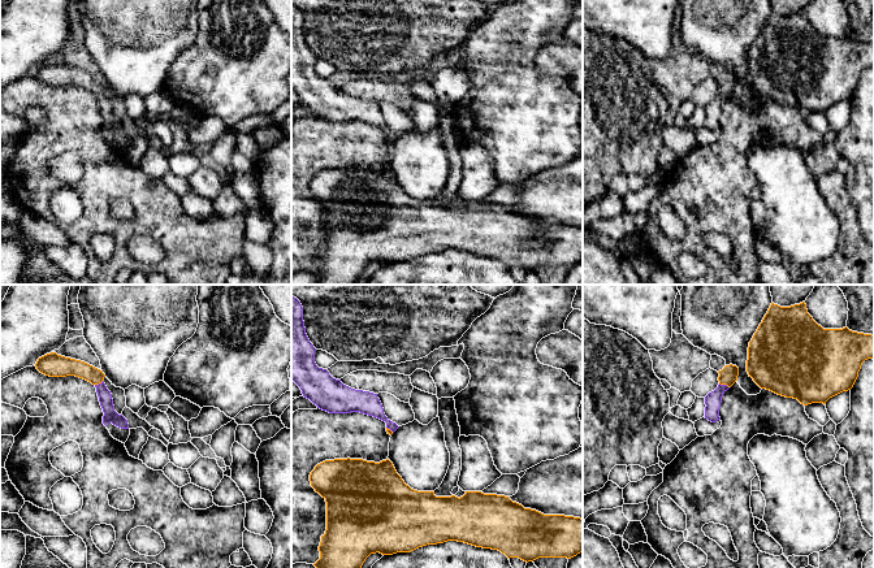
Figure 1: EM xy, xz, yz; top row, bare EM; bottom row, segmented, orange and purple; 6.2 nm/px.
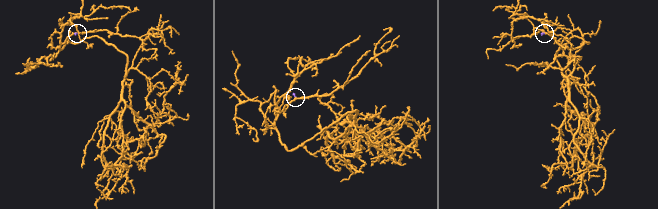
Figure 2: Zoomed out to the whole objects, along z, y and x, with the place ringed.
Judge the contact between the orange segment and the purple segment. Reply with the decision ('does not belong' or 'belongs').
belongs

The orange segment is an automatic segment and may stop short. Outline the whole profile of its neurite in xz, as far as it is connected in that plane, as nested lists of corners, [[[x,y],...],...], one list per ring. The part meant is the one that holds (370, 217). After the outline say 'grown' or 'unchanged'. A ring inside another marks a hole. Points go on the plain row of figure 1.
[[[363,168],[325,169],[310,183],[311,195],[326,211],[326,239],[319,255],[320,268],[313,273],[317,285],[355,285],[371,263],[393,264],[411,261],[427,253],[447,250],[464,251],[476,256],[498,259],[510,266],[533,270],[538,266],[571,268],[583,260],[583,227],[564,224],[544,224],[524,217],[509,205],[466,200],[460,207],[436,205],[434,200],[417,200],[404,192],[393,172]]]; unchanged

